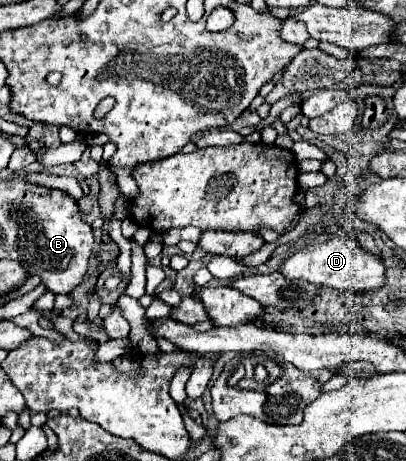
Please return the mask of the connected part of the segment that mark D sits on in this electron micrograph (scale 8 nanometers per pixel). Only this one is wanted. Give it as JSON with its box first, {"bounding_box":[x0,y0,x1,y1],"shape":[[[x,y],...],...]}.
{"bounding_box":[280,237,384,291],"shape":[[[334,237],[324,243],[312,243],[304,245],[296,253],[292,253],[288,259],[282,261],[280,273],[286,279],[304,279],[312,285],[327,286],[344,291],[370,291],[384,285],[384,263],[376,259],[374,255],[360,249],[358,241],[354,237]]]}

